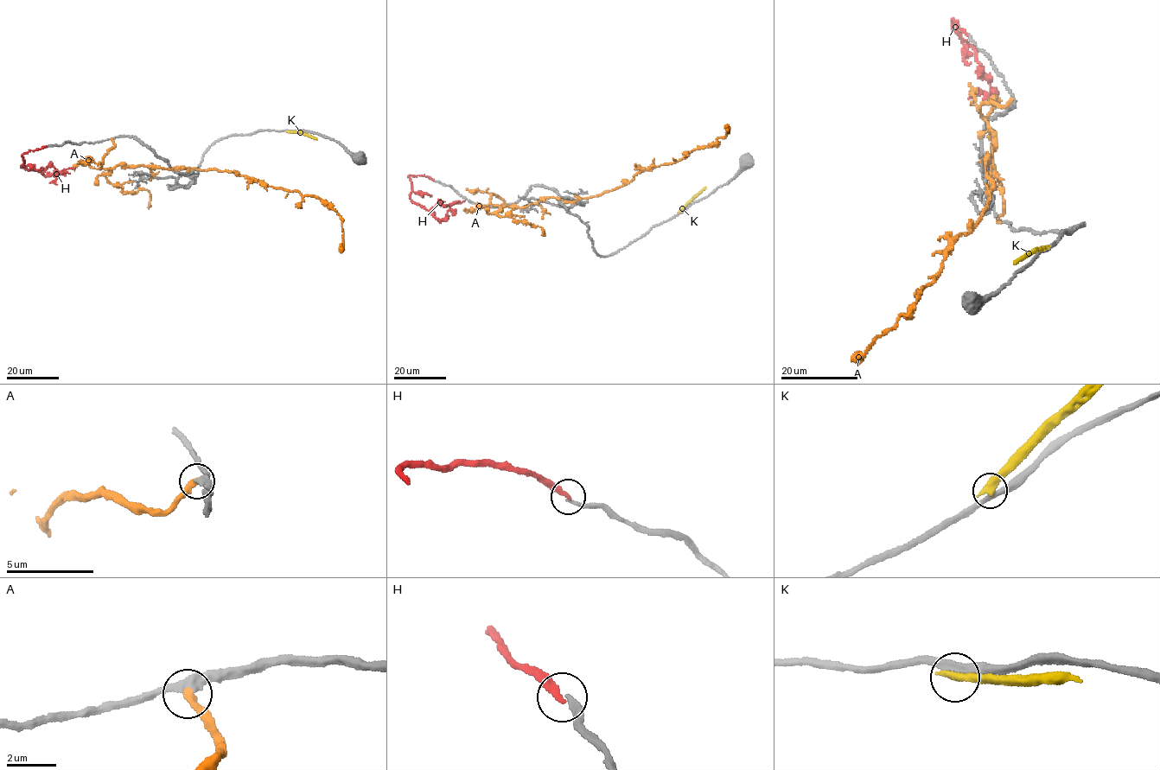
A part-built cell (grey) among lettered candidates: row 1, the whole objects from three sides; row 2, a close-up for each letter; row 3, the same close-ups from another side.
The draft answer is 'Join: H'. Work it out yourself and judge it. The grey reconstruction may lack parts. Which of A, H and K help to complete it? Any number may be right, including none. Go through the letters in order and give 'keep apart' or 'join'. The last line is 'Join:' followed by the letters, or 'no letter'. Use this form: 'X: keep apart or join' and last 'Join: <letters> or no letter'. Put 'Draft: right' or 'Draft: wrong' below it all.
A: join
H: join
K: keep apart
Join: A, H
Draft: wrong

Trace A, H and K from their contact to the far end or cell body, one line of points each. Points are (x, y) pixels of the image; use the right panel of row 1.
A: (1011, 99), (979, 108), (995, 143), (984, 167), (987, 209), (953, 241), (937, 278), (908, 313), (850, 359)
H: (967, 34), (953, 18), (952, 28), (975, 51), (992, 90), (992, 95), (978, 87), (981, 92), (978, 94)
K: (1047, 248), (1014, 262)

